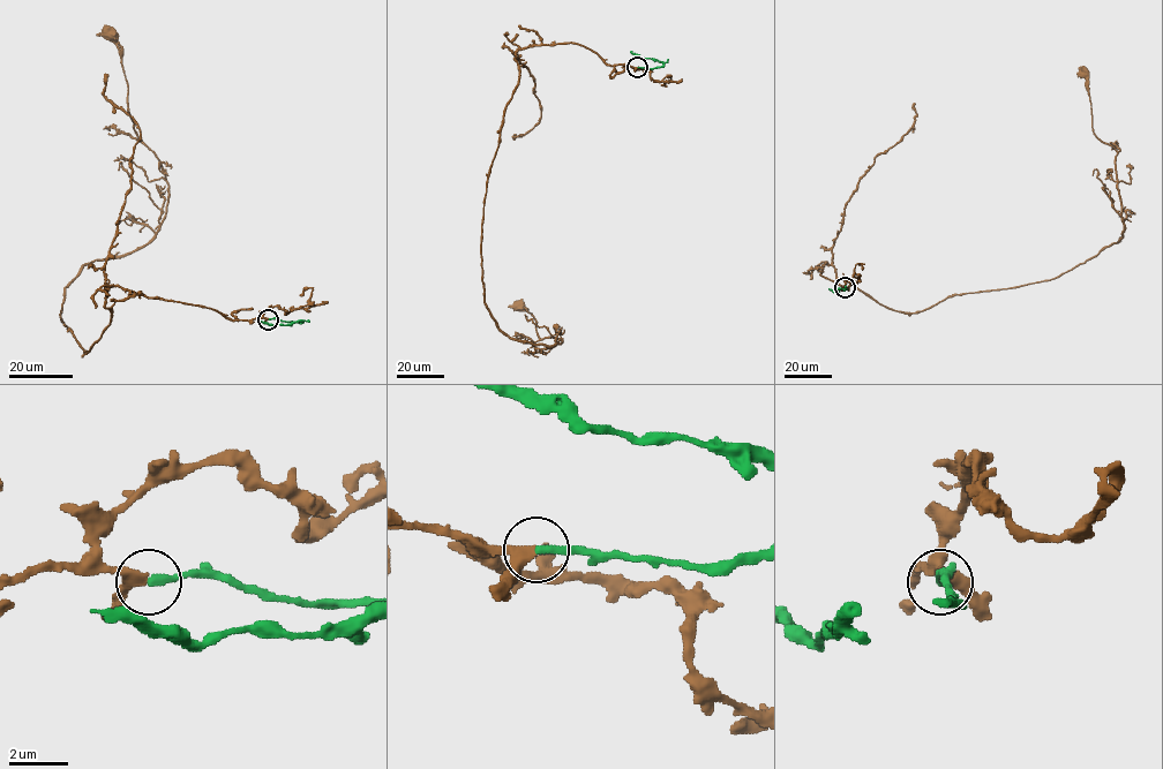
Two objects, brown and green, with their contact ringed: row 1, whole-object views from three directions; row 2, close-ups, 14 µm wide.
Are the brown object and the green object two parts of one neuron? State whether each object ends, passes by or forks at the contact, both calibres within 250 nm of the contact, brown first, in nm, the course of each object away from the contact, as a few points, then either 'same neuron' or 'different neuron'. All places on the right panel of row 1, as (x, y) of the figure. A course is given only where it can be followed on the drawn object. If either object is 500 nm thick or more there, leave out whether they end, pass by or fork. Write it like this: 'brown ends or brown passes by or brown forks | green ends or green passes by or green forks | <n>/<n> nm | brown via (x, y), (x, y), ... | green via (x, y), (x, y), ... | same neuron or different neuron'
brown passes by | green ends | 320/280 nm | brown via (845, 287), (820, 274), (826, 263), (917, 313), (1058, 277), (1118, 241), (1117, 152), (1094, 132), (1081, 73) | green via (845, 287), (835, 292), (828, 288) | same neuron

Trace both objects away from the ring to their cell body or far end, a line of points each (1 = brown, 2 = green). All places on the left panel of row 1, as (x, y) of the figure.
1: (268, 318), (112, 286), (87, 353), (61, 321), (81, 269), (142, 248), (165, 215), (110, 34)
2: (268, 318), (302, 321), (272, 325), (259, 321)

